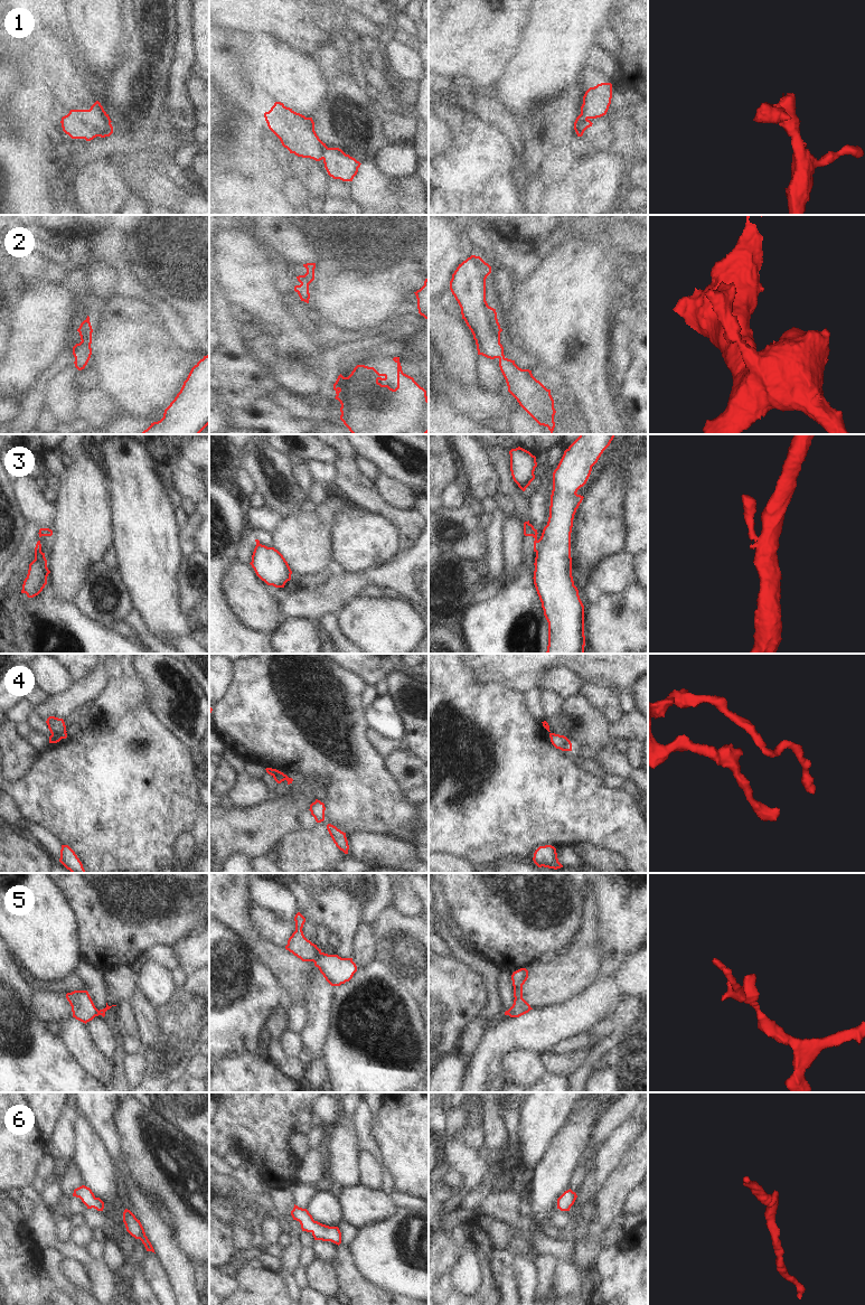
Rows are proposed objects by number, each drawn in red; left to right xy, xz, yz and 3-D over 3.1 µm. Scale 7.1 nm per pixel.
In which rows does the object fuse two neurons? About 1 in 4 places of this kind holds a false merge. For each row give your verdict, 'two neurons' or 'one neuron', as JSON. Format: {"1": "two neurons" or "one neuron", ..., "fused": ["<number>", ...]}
{"1": "two neurons", "2": "one neuron", "3": "two neurons", "4": "two neurons", "5": "one neuron", "6": "one neuron", "fused": ["1", "3", "4"]}

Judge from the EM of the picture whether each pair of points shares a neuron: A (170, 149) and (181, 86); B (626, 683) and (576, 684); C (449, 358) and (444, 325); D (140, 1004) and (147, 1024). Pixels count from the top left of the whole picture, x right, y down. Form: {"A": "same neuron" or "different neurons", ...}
{"A": "same neuron", "B": "different neurons", "C": "same neuron", "D": "same neuron"}

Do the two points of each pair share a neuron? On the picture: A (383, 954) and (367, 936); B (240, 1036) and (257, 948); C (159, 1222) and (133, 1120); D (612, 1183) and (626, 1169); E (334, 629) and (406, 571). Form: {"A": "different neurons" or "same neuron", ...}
{"A": "different neurons", "B": "different neurons", "C": "different neurons", "D": "same neuron", "E": "different neurons"}

